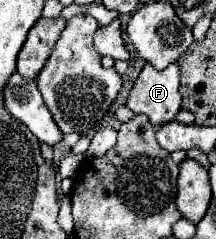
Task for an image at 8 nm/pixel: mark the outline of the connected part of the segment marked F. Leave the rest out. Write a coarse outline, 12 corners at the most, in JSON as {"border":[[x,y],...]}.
{"border":[[147,63],[127,107],[153,125],[181,109],[179,63]]}

